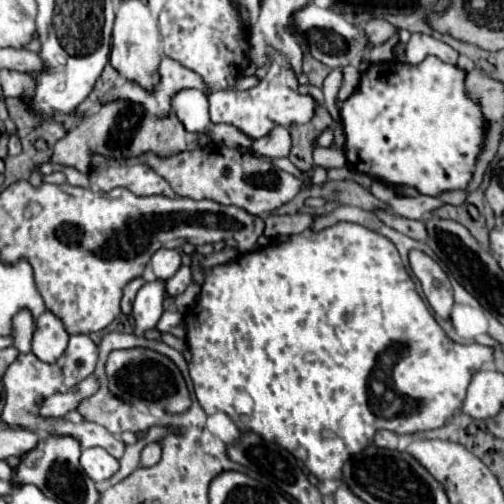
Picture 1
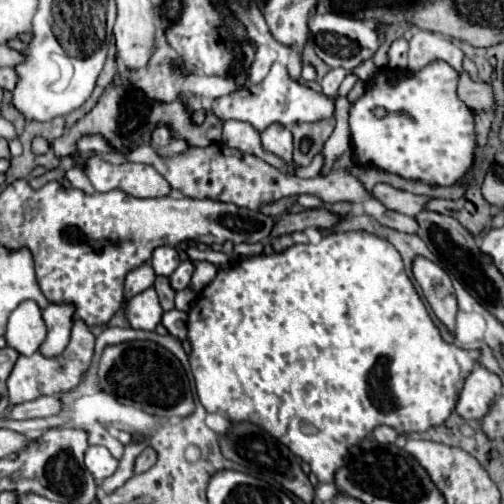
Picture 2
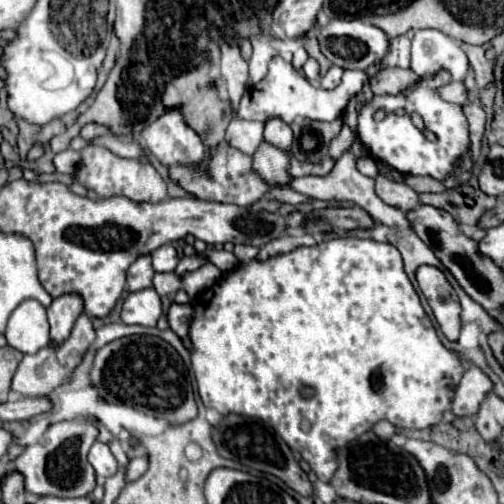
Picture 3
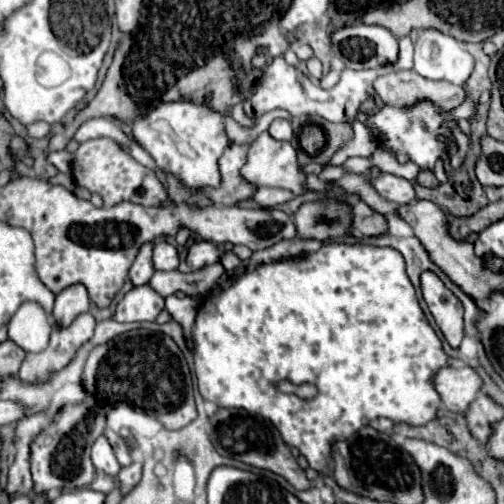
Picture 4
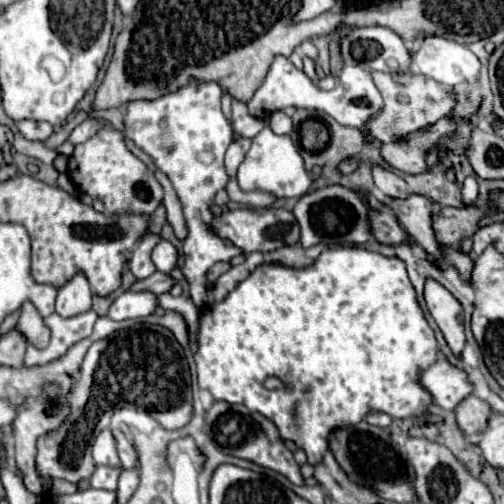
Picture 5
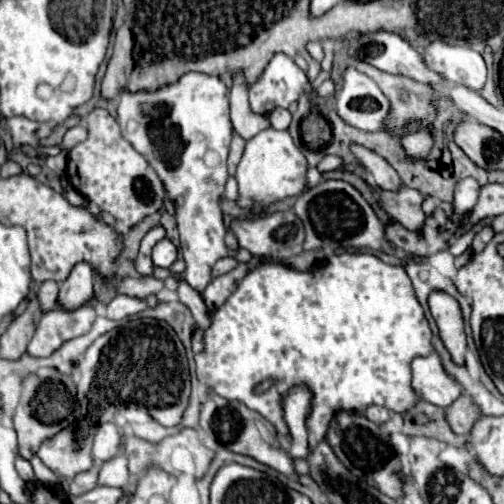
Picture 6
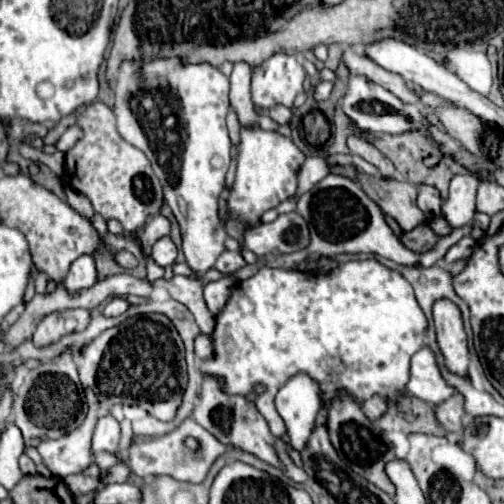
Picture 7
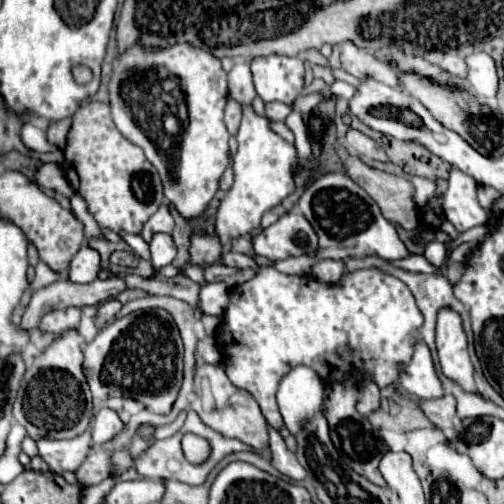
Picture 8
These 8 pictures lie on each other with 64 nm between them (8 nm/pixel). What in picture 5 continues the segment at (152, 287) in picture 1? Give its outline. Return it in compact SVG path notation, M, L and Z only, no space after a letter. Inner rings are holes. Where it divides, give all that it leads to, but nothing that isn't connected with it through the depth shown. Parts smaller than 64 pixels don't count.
M148 290L140 292L124 292L110 306L108 316L112 320L130 320L130 318L146 318L154 314L158 308L158 296Z

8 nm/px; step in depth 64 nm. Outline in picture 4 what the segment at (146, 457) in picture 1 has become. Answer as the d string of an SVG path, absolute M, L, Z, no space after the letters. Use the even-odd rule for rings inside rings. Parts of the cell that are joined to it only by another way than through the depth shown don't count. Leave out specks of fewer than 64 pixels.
M132 462L130 466L122 468L122 470L118 472L118 480L120 480L120 490L122 490L122 494L126 494L128 490L132 490L132 488L138 484L140 476L142 476L142 462Z

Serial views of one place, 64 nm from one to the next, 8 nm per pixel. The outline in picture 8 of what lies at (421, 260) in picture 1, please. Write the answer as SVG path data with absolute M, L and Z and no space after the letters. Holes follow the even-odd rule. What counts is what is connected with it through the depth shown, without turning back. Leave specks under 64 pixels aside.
M442 308L436 320L436 346L440 356L440 368L444 376L458 382L464 390L476 392L472 378L472 362L466 348L466 332L462 328L460 314Z

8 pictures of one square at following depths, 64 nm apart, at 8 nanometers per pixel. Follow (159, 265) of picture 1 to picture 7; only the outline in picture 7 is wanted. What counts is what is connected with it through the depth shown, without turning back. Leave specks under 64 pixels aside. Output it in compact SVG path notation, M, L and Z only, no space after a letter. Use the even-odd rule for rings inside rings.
M168 236L160 238L160 240L152 246L152 258L154 258L154 262L156 262L158 266L162 266L162 268L174 264L174 262L176 262L176 254L178 254L178 250L176 250L174 242L172 242Z

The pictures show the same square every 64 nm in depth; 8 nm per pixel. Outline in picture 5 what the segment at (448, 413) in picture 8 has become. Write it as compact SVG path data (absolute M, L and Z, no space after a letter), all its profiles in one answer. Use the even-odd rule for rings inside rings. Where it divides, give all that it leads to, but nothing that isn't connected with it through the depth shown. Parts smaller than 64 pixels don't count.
M470 394L464 402L460 402L460 408L456 408L456 420L458 426L468 434L468 436L478 436L486 430L488 420L496 412L478 396Z

